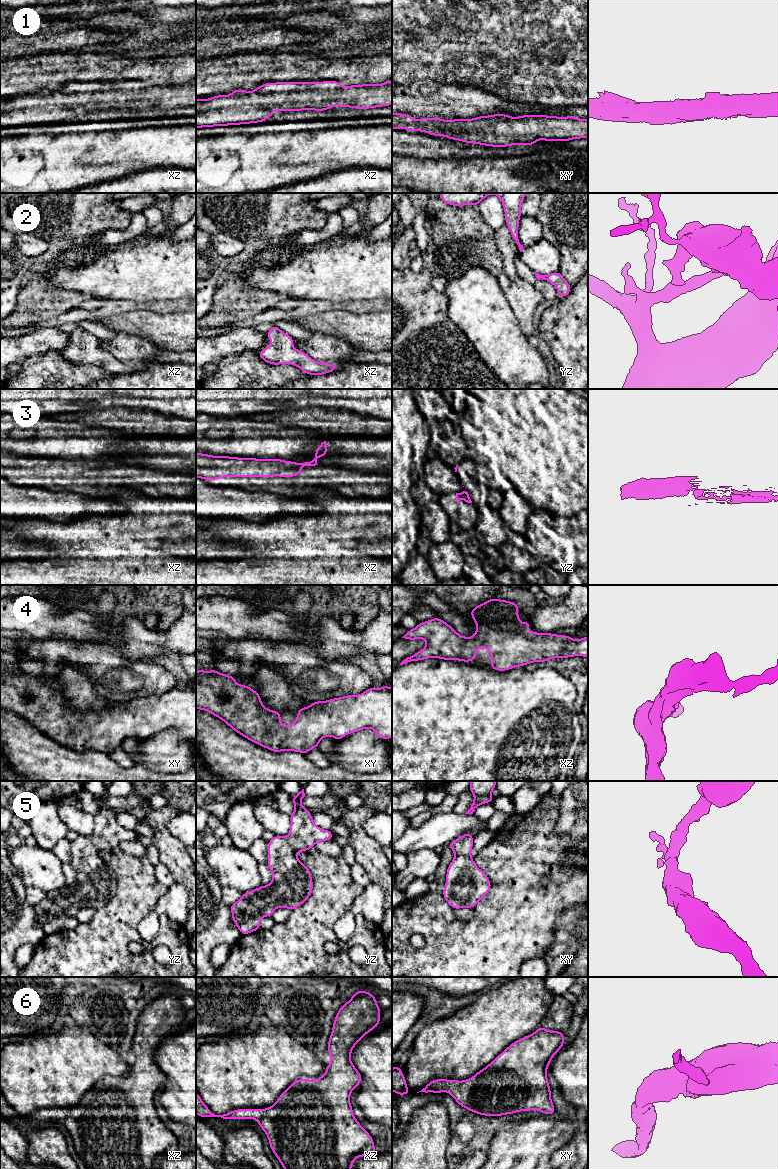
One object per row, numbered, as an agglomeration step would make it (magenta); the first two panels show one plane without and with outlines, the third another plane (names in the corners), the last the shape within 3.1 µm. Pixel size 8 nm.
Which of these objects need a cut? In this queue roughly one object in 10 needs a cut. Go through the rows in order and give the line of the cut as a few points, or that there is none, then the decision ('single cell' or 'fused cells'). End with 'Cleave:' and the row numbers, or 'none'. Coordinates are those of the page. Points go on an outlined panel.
1: no cut | single cell
2: no cut | single cell
3: xz (309, 461), (316, 464) | fused cells
4: no cut | single cell
5: no cut | single cell
6: no cut | single cell
Cleave: 3

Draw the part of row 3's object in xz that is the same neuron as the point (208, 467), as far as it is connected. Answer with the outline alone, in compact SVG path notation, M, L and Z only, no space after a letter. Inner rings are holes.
M196 453L196 478L207 481L218 480L224 477L295 477L299 476L304 466L315 466L313 462L296 463L275 459L239 458L230 456L214 456L204 453Z

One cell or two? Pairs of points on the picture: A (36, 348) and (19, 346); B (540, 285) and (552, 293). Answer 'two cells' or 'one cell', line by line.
A: one cell
B: one cell

